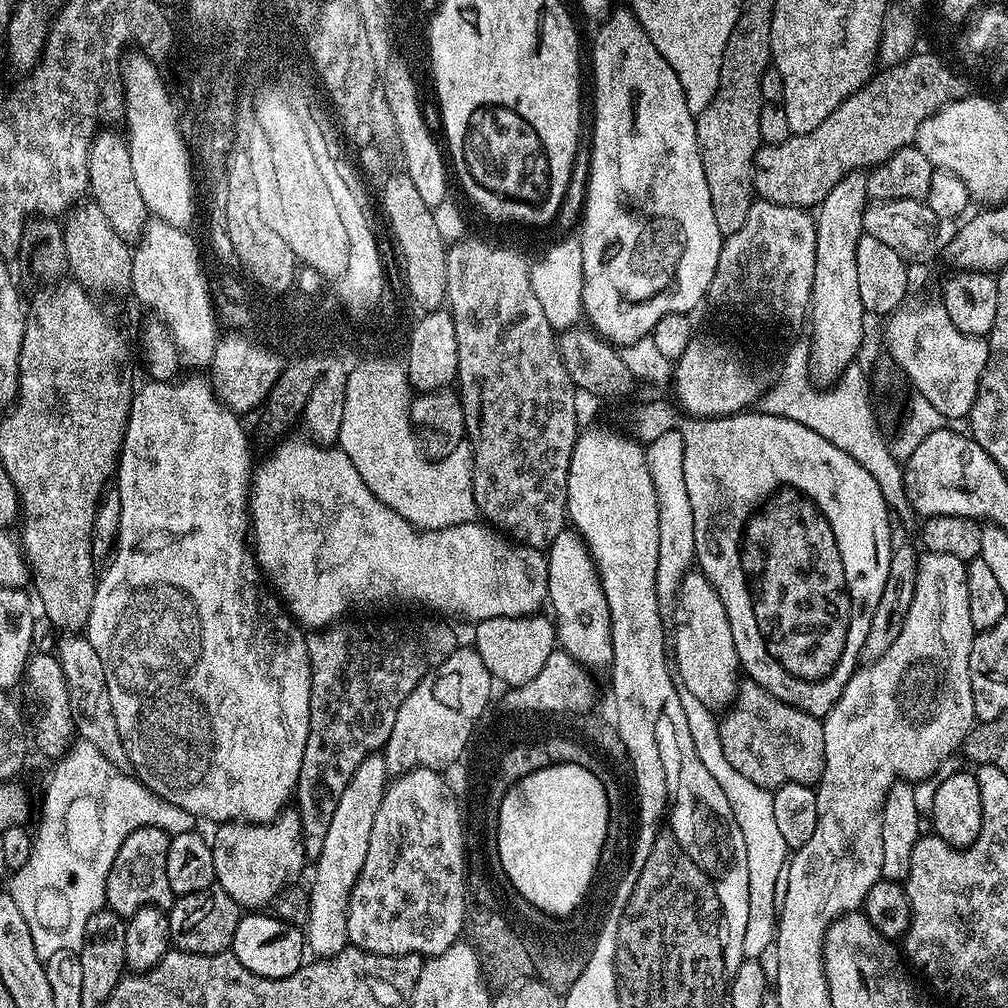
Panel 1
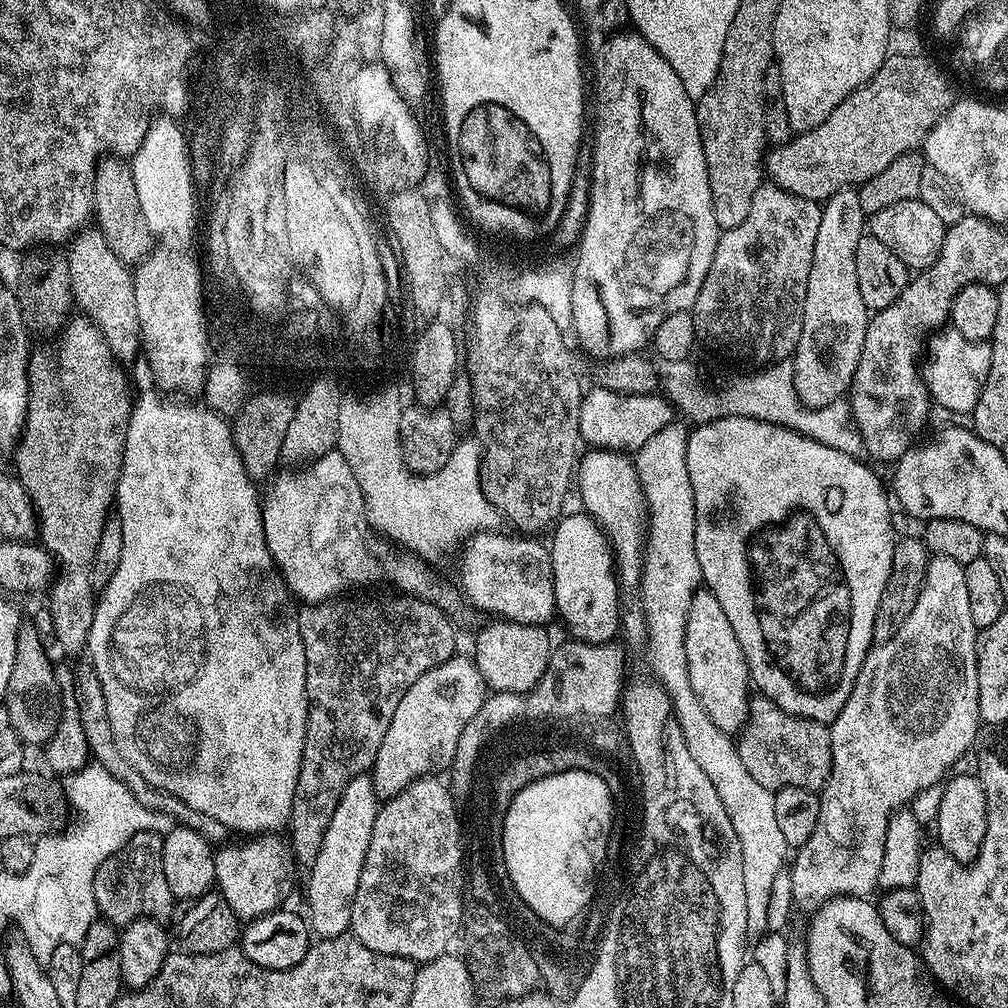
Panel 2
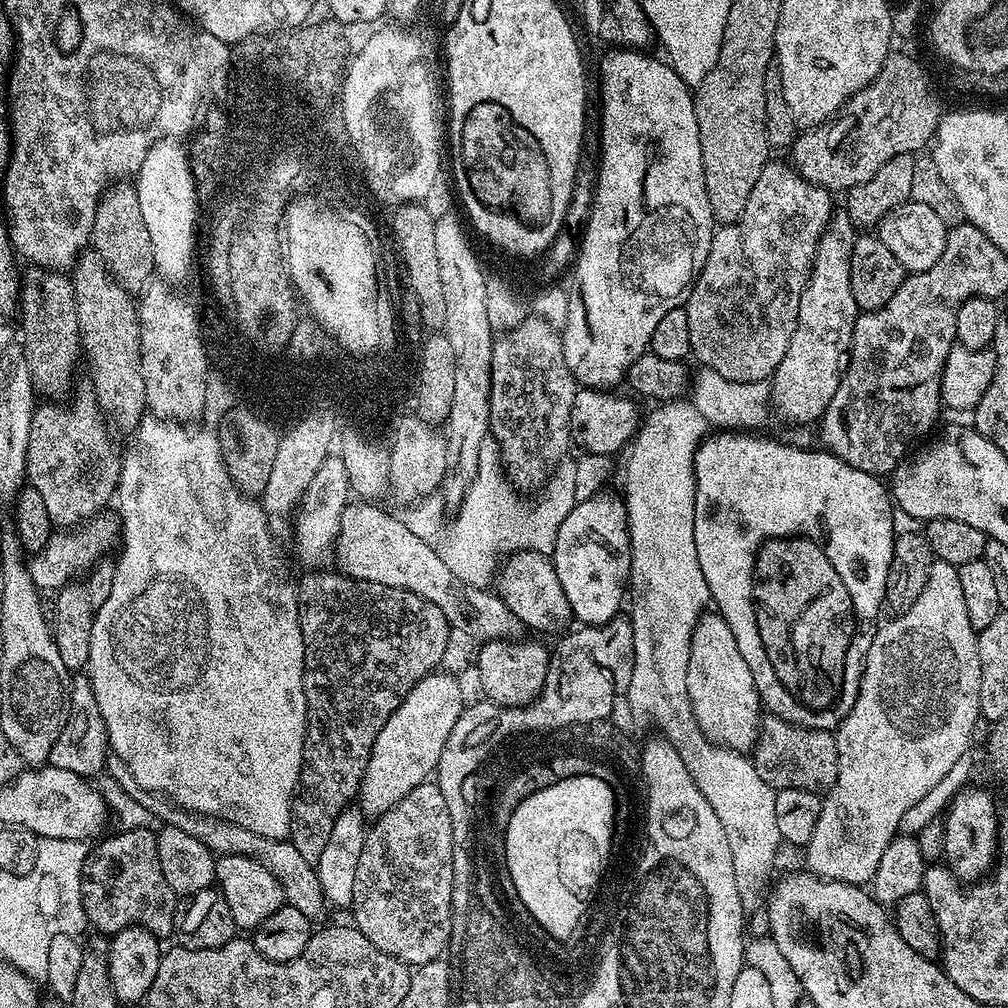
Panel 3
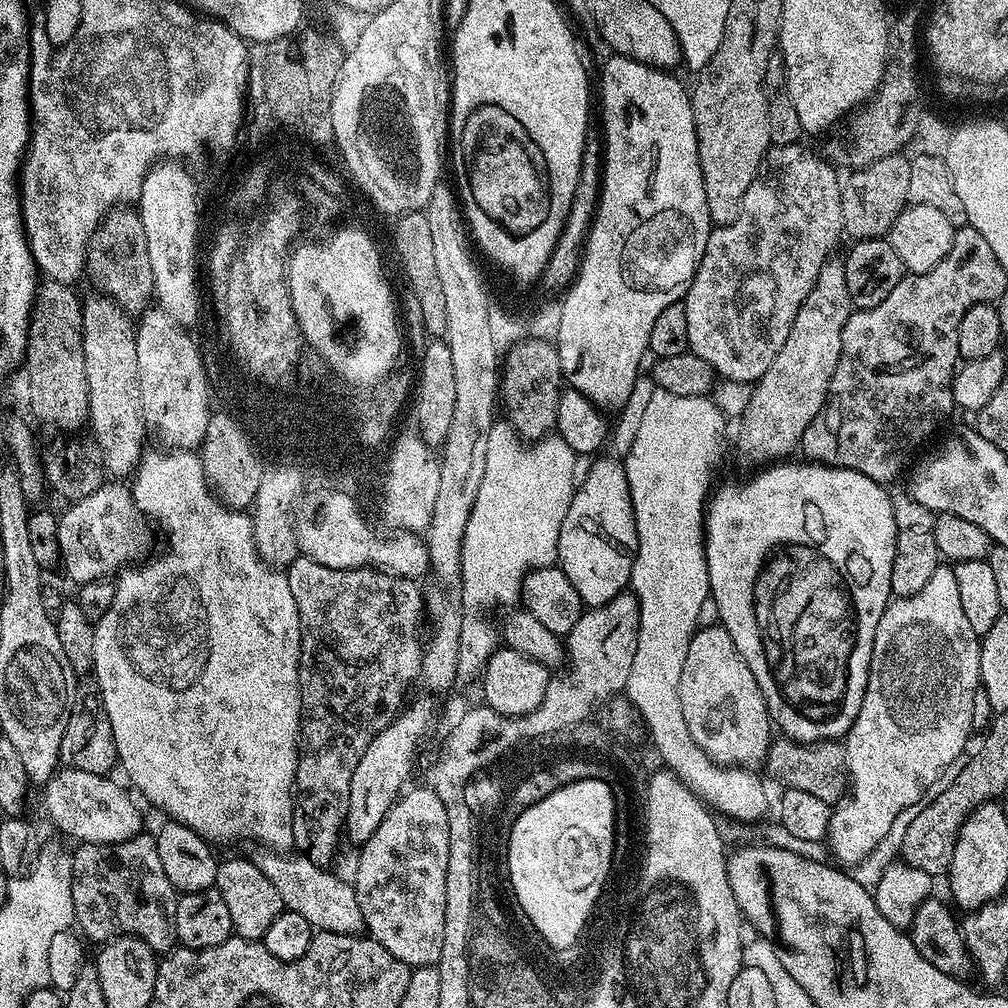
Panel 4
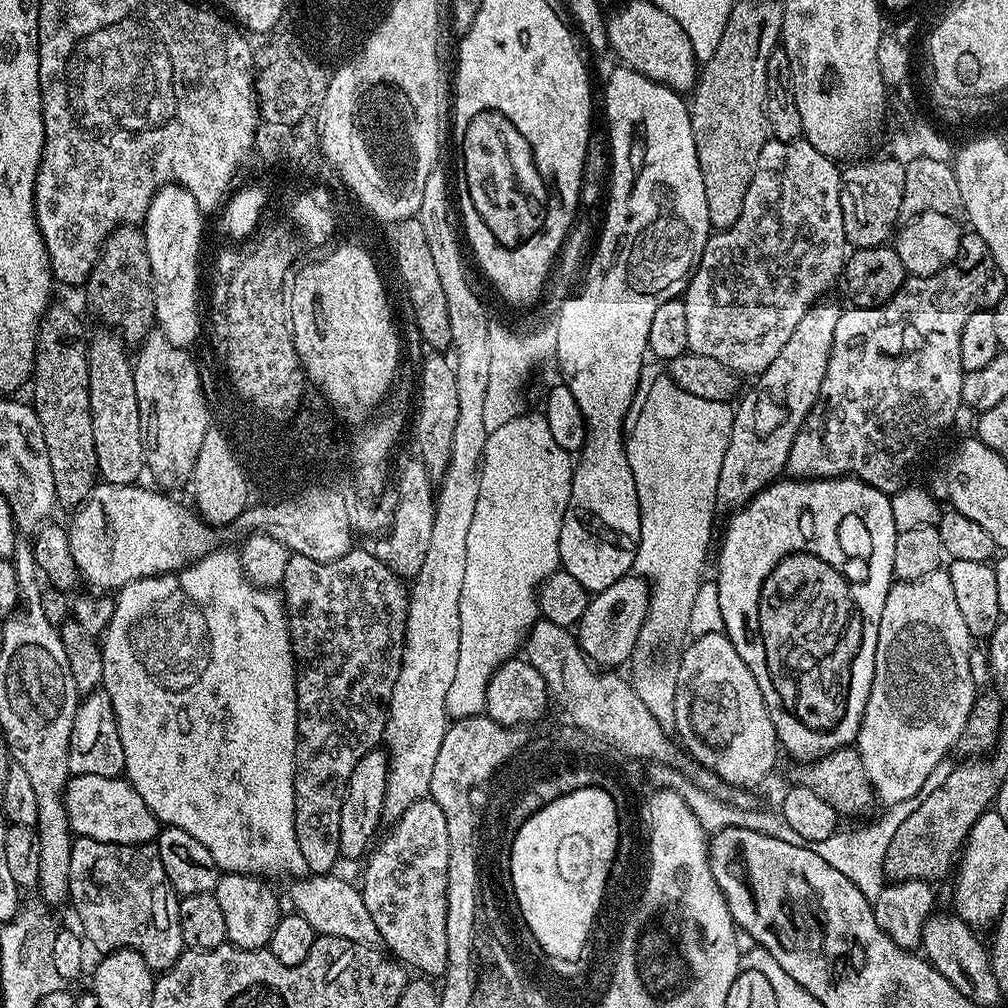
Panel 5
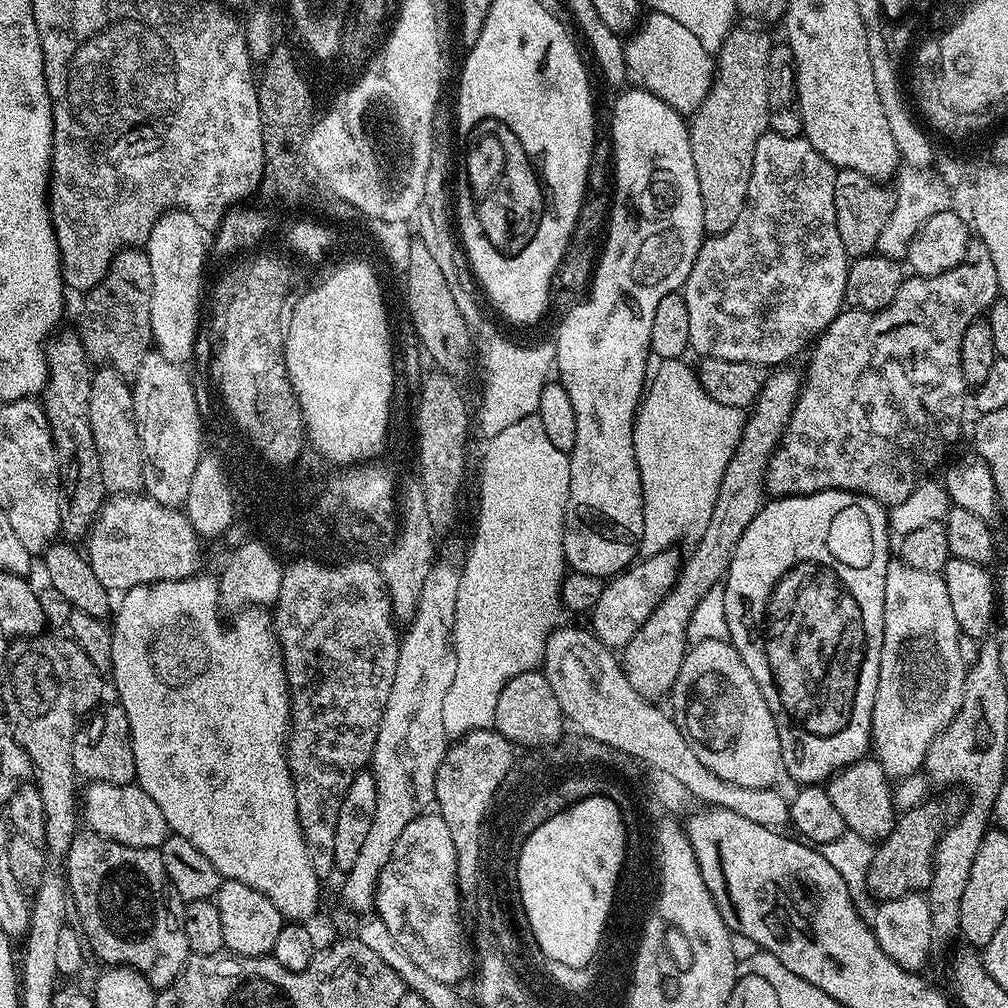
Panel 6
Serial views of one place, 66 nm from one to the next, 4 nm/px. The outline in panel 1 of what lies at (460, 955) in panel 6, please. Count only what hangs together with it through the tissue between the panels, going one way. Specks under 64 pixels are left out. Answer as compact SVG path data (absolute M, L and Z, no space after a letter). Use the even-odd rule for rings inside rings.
M416 768L388 784L375 815L365 865L349 898L346 926L351 947L383 956L418 954L427 958L442 954L460 939L464 931L466 853L456 806L441 784L443 778L434 769Z

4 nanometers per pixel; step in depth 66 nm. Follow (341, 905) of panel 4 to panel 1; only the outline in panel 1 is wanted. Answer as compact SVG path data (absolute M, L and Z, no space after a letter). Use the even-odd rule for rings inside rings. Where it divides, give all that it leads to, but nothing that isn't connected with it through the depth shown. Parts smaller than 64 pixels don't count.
M68 634L63 637L60 649L54 652L62 666L64 686L70 698L70 714L72 727L79 739L90 742L114 766L127 769L128 755L122 746L122 734L118 734L118 722L114 718L114 706L110 706L110 690L106 686L106 670L102 666L102 658L98 658L98 650L90 646L87 635Z

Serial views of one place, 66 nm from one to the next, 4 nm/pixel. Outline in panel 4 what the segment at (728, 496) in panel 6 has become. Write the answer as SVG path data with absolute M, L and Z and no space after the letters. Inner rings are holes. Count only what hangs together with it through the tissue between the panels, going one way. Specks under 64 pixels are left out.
M829 259L822 266L818 282L810 290L810 294L802 302L798 314L794 318L794 326L790 326L790 334L786 334L786 343L774 362L770 362L770 370L762 374L762 378L752 389L752 398L739 421L740 433L736 436L736 448L744 460L755 466L764 466L769 462L780 462L800 447L800 440L806 434L810 422L824 409L828 397L828 387L834 378L834 370L838 366L838 358L842 354L842 330L853 314L850 290L846 290L846 270L839 259Z

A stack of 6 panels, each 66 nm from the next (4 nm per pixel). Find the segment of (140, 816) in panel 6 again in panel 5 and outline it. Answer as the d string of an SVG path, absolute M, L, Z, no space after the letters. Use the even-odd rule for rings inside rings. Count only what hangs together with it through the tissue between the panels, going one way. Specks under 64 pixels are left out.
M82 774L72 776L64 787L64 805L68 821L77 837L89 836L98 842L107 844L146 844L155 841L162 827L156 815L144 804L144 799L134 790L127 779L120 776L99 776L98 774Z

